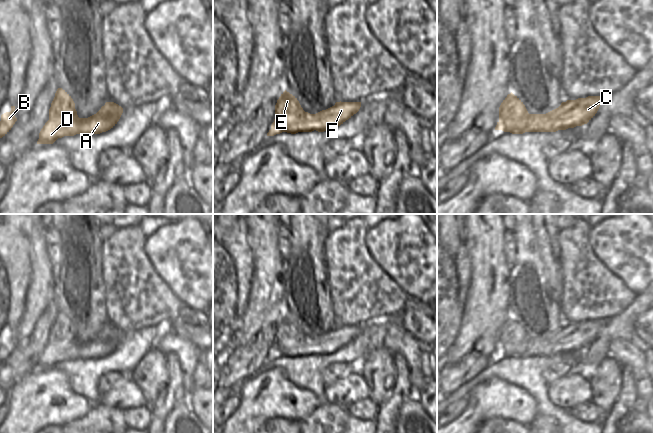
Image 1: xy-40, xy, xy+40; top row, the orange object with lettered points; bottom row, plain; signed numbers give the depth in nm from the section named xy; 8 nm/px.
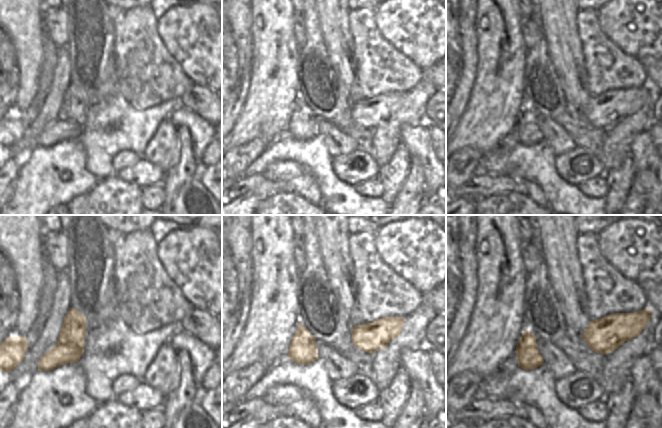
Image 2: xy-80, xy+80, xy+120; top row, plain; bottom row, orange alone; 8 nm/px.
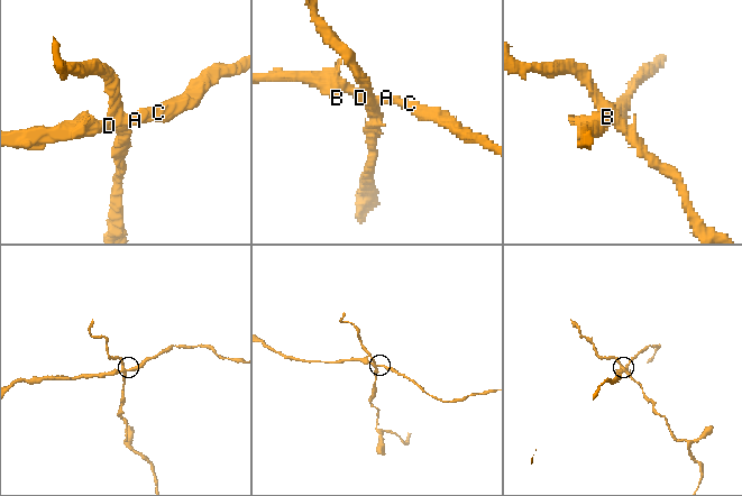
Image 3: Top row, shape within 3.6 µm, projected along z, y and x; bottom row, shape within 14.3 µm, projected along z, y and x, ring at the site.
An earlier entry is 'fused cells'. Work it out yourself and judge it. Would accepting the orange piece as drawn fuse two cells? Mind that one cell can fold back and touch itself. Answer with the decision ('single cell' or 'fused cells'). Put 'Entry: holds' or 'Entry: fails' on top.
Entry: holds
fused cells

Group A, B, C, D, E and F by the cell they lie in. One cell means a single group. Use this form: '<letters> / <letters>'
A B C D F / E

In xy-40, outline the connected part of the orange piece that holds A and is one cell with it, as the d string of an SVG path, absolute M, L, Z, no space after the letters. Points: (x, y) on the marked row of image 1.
M106 102L96 114L88 118L48 120L39 133L37 144L53 144L64 136L106 132L117 124L122 113L121 106L114 102Z

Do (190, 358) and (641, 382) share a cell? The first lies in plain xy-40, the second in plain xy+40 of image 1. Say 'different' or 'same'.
same

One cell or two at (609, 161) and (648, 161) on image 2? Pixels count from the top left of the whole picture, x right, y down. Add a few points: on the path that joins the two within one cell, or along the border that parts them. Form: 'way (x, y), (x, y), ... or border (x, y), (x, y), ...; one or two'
border (641, 131), (632, 140), (629, 152); two

